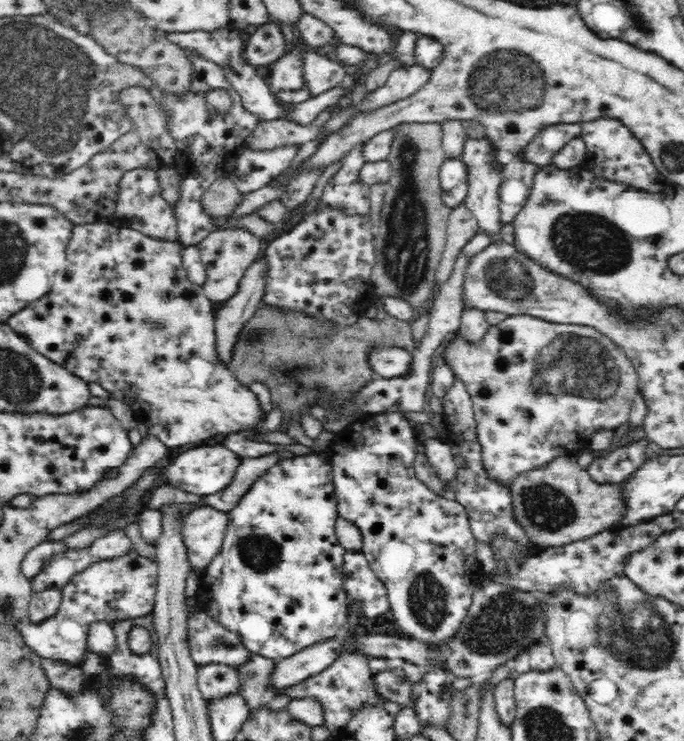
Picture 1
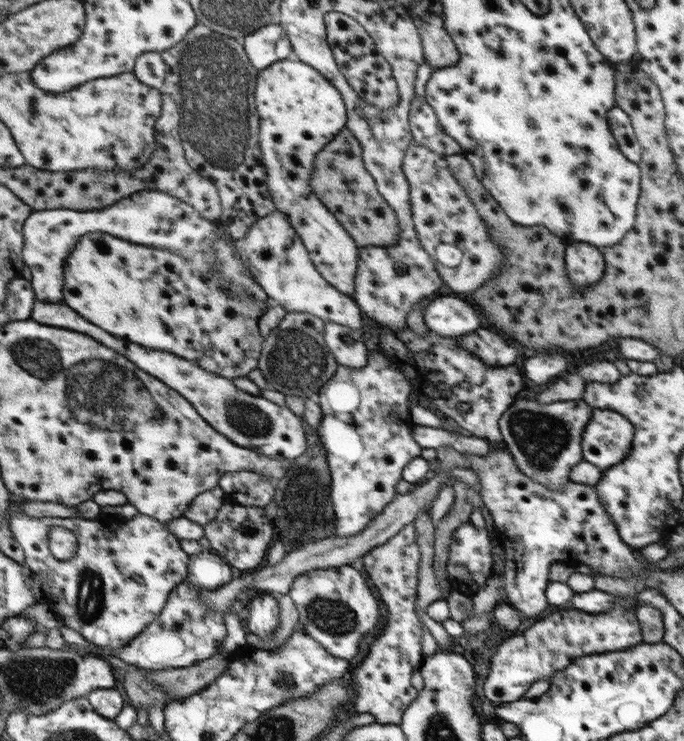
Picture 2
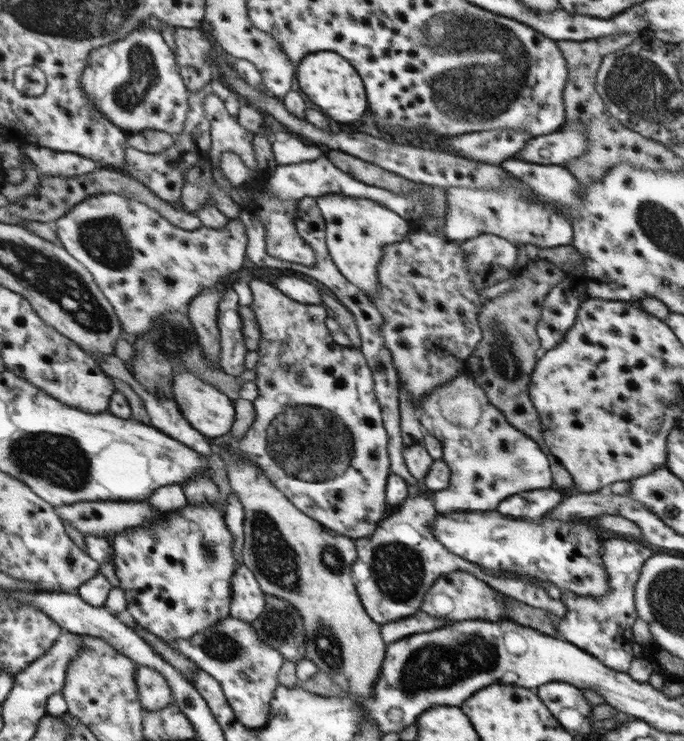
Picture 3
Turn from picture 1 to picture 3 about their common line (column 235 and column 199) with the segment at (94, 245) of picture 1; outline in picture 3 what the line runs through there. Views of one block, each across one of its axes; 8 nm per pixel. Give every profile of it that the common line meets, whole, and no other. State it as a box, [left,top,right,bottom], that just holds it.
[174,369,234,440]

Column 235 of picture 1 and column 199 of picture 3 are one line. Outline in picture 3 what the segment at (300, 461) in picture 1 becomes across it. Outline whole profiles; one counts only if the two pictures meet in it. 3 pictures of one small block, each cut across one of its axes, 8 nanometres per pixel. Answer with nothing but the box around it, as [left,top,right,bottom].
[111,504,238,641]

